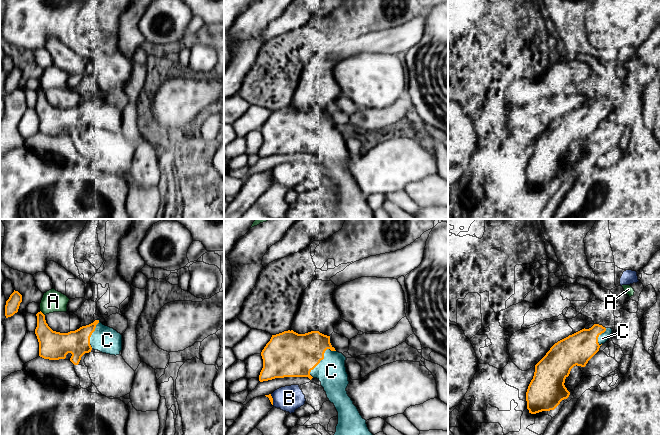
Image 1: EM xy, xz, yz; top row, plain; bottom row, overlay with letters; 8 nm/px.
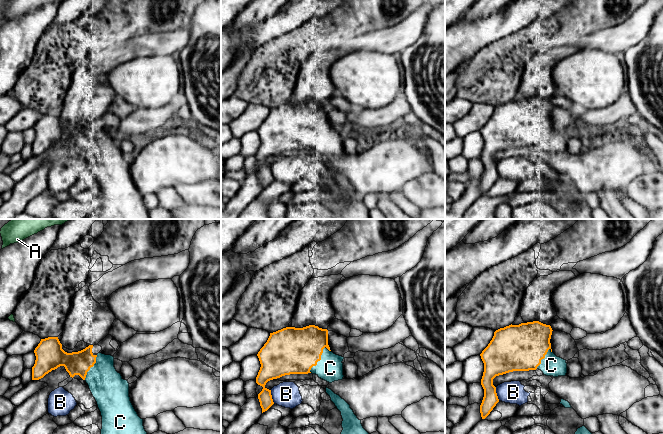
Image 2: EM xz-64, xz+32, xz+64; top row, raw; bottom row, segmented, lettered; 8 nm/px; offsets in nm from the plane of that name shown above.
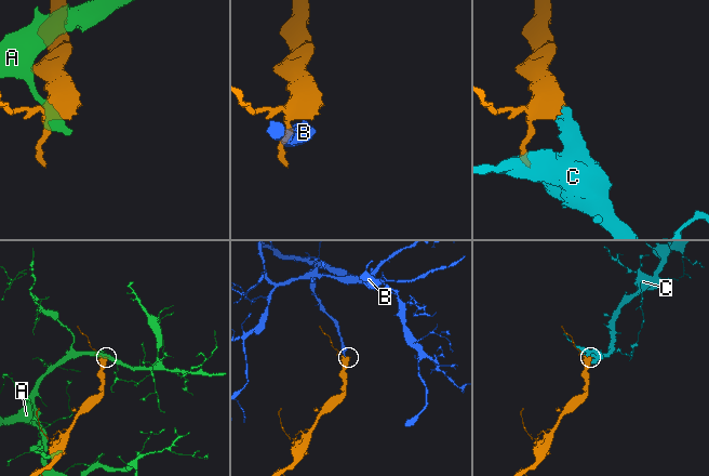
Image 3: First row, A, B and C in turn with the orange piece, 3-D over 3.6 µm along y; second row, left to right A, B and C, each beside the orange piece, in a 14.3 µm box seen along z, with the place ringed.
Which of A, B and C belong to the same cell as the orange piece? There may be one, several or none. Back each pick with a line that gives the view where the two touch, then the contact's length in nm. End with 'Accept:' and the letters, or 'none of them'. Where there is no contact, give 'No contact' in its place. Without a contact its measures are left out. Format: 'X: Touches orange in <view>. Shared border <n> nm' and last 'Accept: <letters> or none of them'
C: Touches orange in xz. Shared border 300 nm
Accept: C

